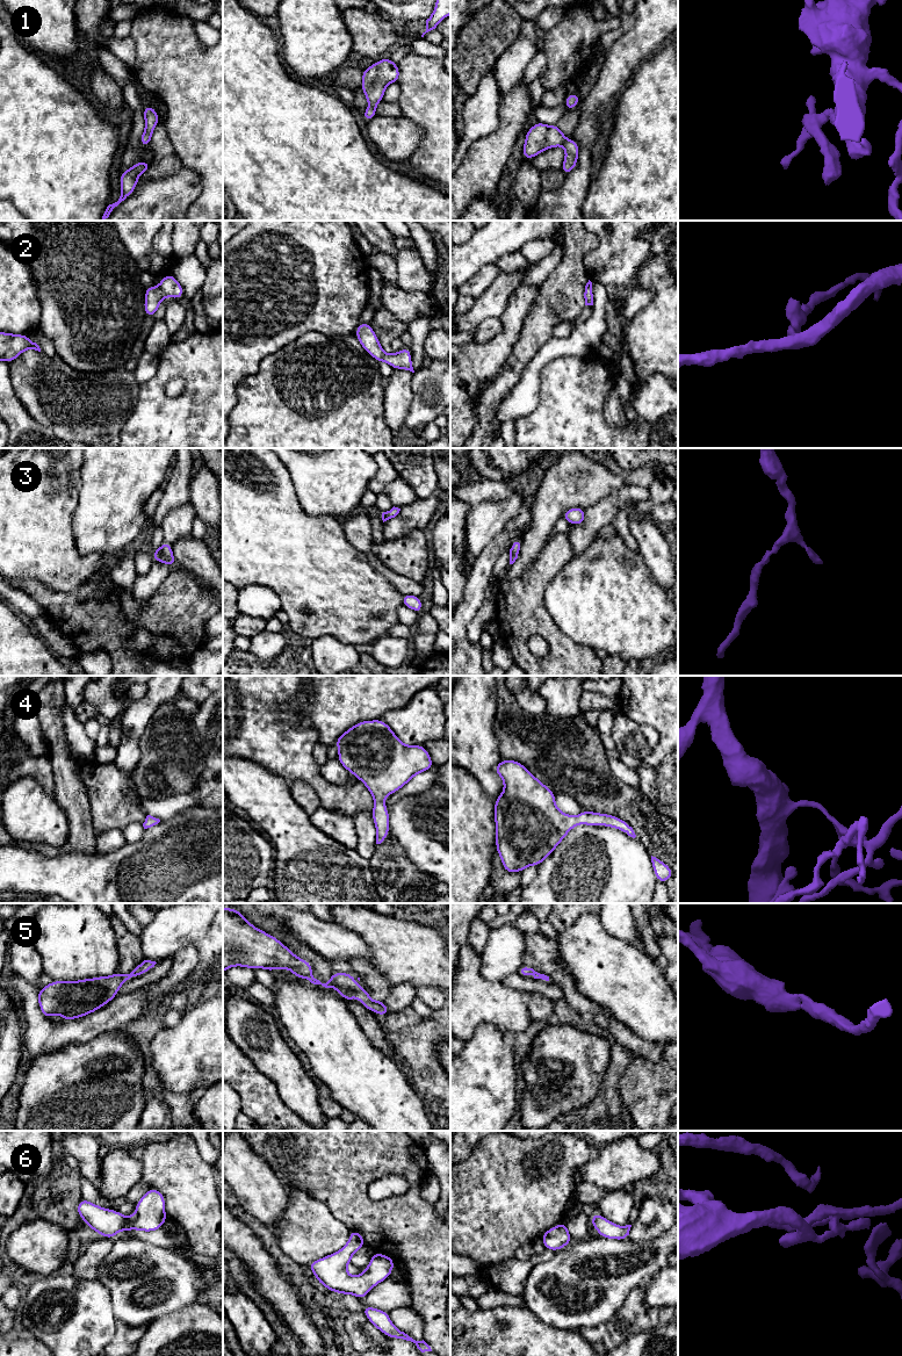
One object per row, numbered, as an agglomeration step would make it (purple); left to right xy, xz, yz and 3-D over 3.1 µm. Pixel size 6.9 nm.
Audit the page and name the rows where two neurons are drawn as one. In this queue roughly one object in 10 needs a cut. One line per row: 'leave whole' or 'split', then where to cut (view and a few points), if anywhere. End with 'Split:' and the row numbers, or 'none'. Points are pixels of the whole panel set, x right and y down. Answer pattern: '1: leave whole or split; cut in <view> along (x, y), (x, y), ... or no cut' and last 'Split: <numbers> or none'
1: leave whole; no cut
2: leave whole; no cut
3: leave whole; no cut
4: leave whole; no cut
5: leave whole; no cut
6: leave whole; no cut
Split: none

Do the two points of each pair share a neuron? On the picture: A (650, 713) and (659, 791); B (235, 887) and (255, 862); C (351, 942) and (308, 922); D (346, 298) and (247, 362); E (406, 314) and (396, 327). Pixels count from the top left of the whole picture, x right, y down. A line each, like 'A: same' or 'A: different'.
A: same
B: same
C: same
D: same
E: different

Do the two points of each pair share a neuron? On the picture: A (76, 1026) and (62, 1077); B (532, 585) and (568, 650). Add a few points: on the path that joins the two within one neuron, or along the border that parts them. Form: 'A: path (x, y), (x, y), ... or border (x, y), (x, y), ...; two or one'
A: border (98, 1037), (84, 1043), (70, 1043), (45, 1054); two
B: path (532, 601), (532, 614), (551, 634); one

